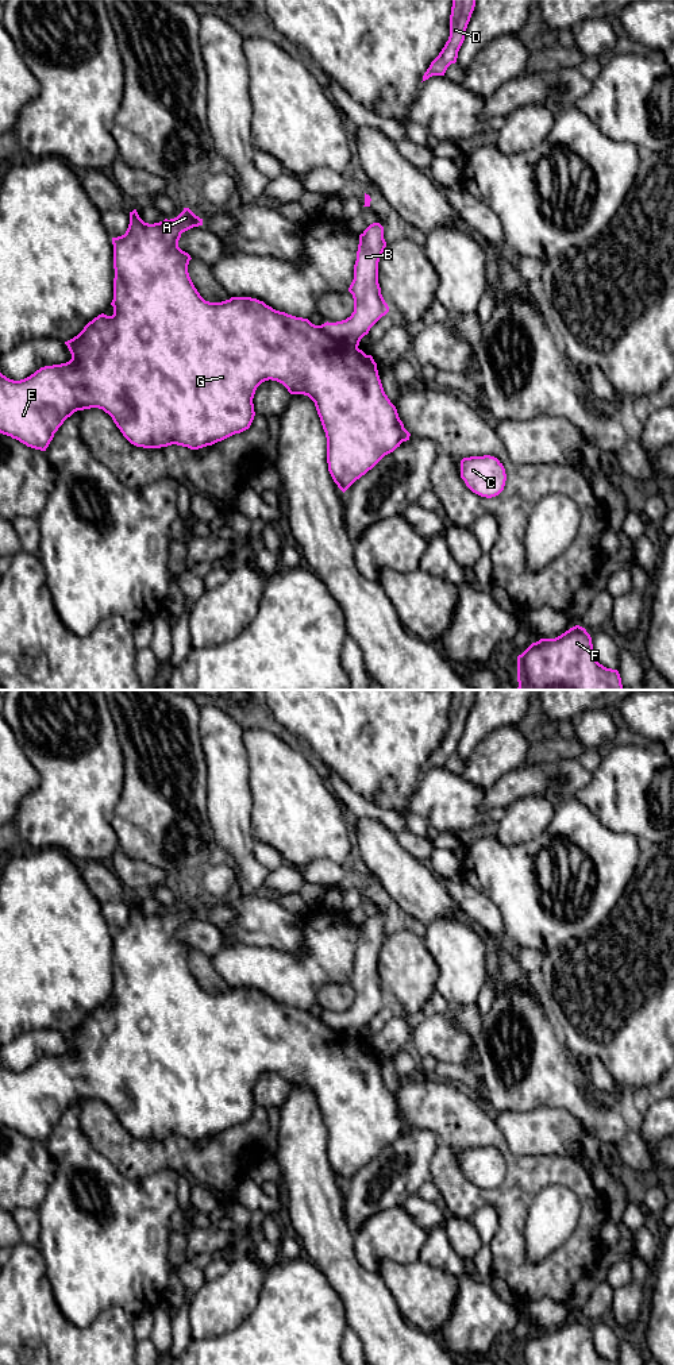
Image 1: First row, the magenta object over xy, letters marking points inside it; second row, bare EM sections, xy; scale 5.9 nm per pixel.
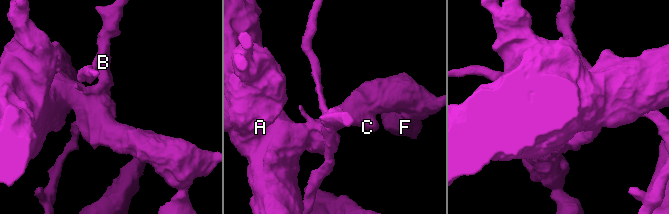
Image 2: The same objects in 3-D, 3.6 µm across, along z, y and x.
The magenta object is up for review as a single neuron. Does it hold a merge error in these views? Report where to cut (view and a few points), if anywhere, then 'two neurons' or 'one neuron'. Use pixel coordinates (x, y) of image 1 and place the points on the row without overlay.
xy (319, 1017), (330, 1028), (357, 1038) | two neurons

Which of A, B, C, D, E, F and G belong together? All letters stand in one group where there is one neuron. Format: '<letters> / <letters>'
A C E G / B D F

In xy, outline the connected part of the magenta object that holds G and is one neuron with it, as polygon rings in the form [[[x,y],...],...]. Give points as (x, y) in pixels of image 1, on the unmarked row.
[[[184,899],[174,910],[154,915],[145,914],[136,901],[130,903],[126,925],[112,929],[113,1006],[99,1006],[77,1027],[65,1033],[72,1045],[69,1053],[41,1059],[20,1072],[0,1064],[0,1125],[46,1142],[68,1108],[77,1102],[99,1099],[112,1108],[123,1127],[136,1138],[177,1135],[199,1141],[249,1121],[255,1107],[255,1081],[271,1071],[282,1075],[290,1086],[304,1086],[315,1094],[327,1129],[328,1162],[344,1184],[411,1127],[384,1083],[377,1054],[358,1038],[330,1029],[308,1010],[276,1002],[257,990],[205,992],[188,964],[192,949],[178,938],[181,925],[199,917],[203,917],[203,910],[189,899]]]

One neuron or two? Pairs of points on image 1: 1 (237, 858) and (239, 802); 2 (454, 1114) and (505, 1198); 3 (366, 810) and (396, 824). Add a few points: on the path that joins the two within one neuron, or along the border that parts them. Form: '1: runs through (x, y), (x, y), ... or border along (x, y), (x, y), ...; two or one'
1: runs through (237, 844), (237, 816); one
2: runs through (478, 1129), (508, 1155), (512, 1173); one
3: runs through (373, 812), (389, 818); one

